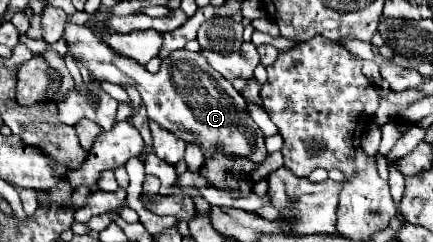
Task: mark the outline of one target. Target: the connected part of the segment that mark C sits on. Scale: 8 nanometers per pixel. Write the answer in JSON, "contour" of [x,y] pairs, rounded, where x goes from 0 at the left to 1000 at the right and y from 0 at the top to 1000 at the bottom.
{"contour":[[[150,99],[145,157],[155,182],[155,215],[169,231],[182,281],[196,281],[229,339],[261,339],[275,355],[307,355],[321,372],[339,471],[349,496],[367,504],[386,537],[400,537],[427,587],[460,587],[469,603],[469,645],[483,645],[492,620],[520,620],[524,636],[566,636],[584,653],[584,669],[607,669],[617,653],[612,562],[598,521],[570,471],[566,405],[510,314],[492,289],[460,215],[418,207],[418,355],[404,322],[409,256],[400,240],[381,240],[367,298],[349,306],[307,240],[270,223],[256,190],[233,174],[201,107],[187,99]]]}

